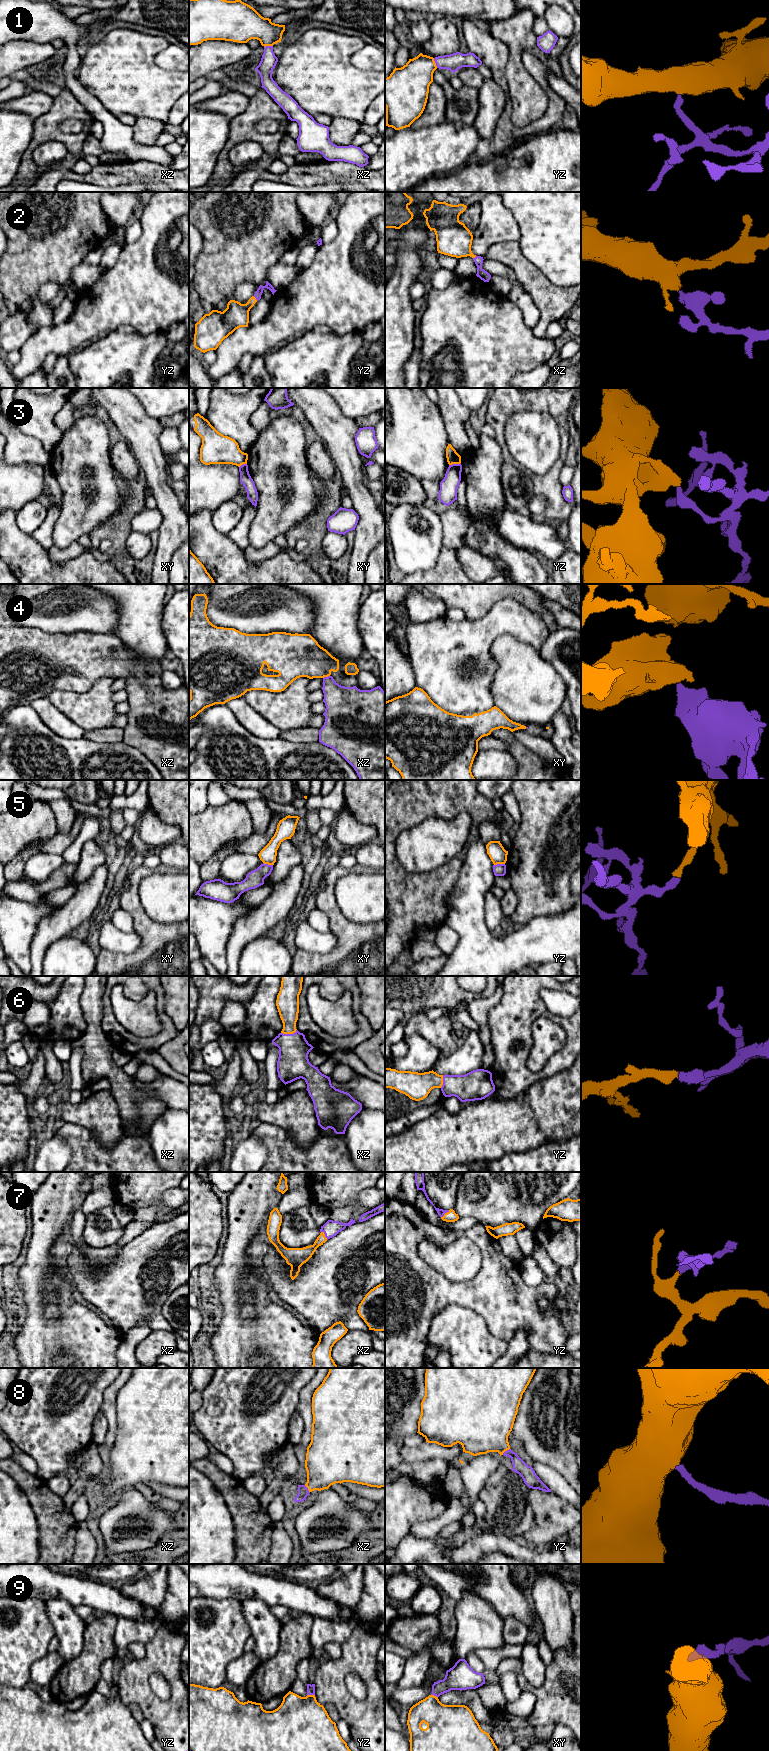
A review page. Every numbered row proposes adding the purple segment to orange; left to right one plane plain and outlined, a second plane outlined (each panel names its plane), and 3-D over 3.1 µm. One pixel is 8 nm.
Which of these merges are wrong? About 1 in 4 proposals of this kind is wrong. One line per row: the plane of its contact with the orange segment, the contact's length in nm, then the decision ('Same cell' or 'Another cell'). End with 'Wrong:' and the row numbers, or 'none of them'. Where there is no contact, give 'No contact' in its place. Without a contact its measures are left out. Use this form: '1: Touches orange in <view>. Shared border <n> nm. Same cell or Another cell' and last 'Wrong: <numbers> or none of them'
1: Touches orange in yz. Shared border 90 nm. Same cell
2: Touches orange in yz. Shared border 50 nm. Same cell
3: Touches orange in yz. Shared border 100 nm. Another cell
4: Touches orange in xz. Shared border 60 nm. Same cell
5: Touches orange in yz. Shared border 90 nm. Another cell
6: Touches orange in xz. Shared border 130 nm. Same cell
7: Touches orange in xz. Shared border 90 nm. Same cell
8: Touches orange in yz. Shared border 80 nm. Same cell
9: Touches orange in yz. Shared border 60 nm. Same cell
Wrong: 3, 5

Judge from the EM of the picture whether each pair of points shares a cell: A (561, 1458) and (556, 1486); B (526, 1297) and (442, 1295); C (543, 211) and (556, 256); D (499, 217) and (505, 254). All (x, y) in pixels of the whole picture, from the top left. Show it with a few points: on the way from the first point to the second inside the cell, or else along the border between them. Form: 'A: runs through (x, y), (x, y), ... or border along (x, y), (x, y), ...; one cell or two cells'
A: border along (537, 1461), (551, 1466), (570, 1486); two cells
B: runs through (505, 1302), (498, 1295), (463, 1295); one cell
C: runs through (554, 222), (556, 224), (556, 245); one cell
D: border along (518, 240), (496, 242), (484, 254); two cells

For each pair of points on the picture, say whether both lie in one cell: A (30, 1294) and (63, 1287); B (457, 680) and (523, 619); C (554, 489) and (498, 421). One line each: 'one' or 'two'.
A: one
B: one
C: one

